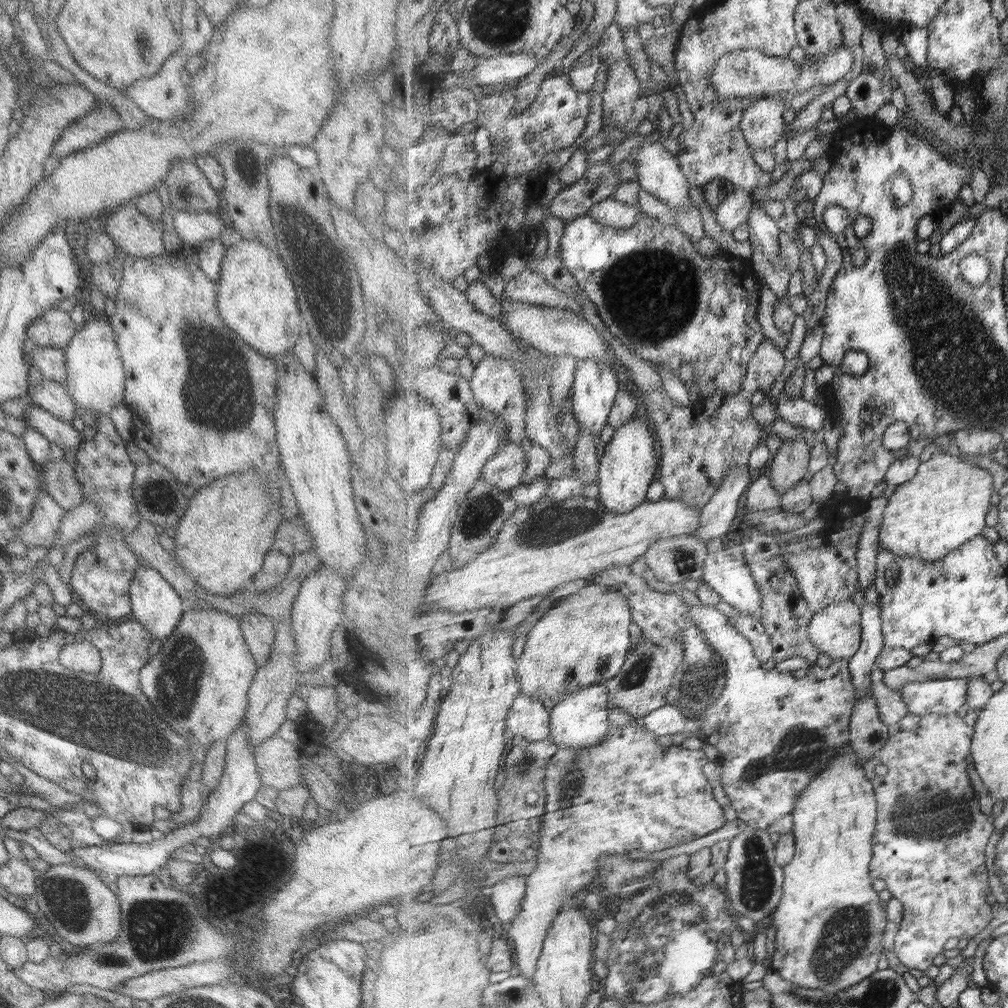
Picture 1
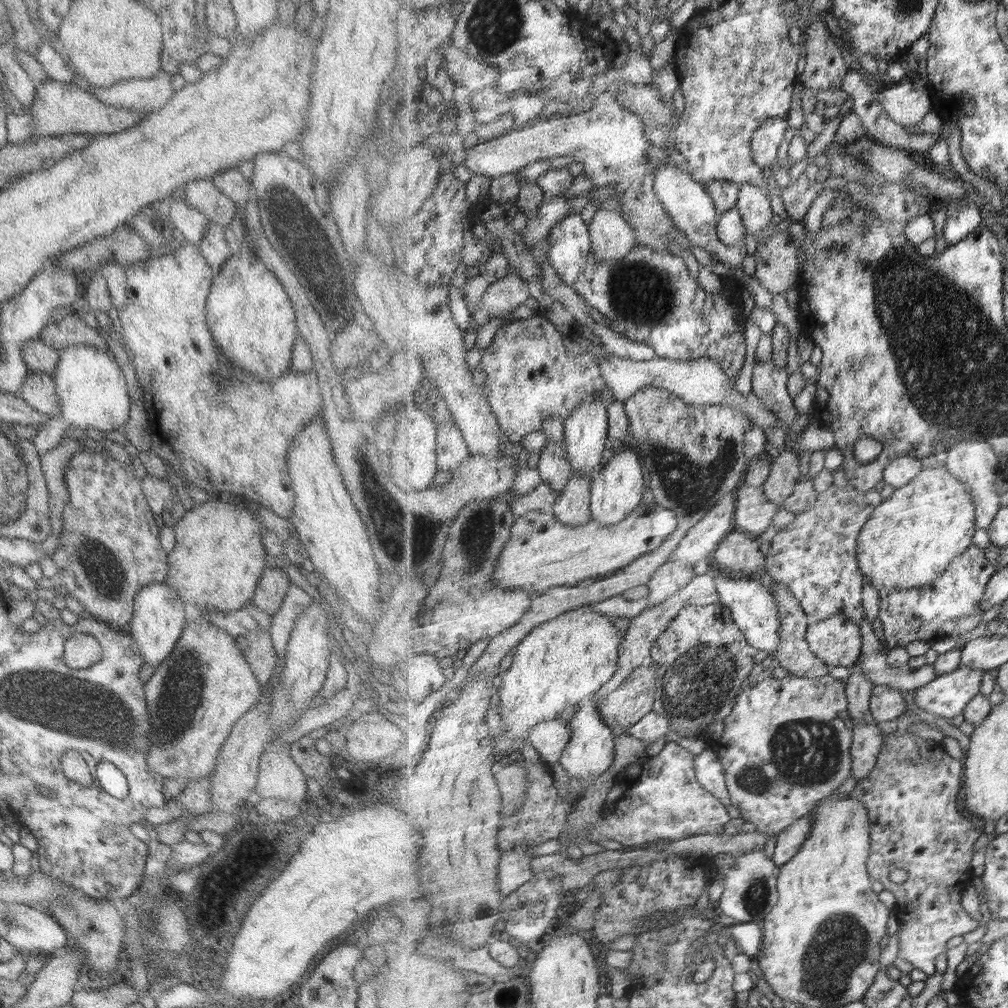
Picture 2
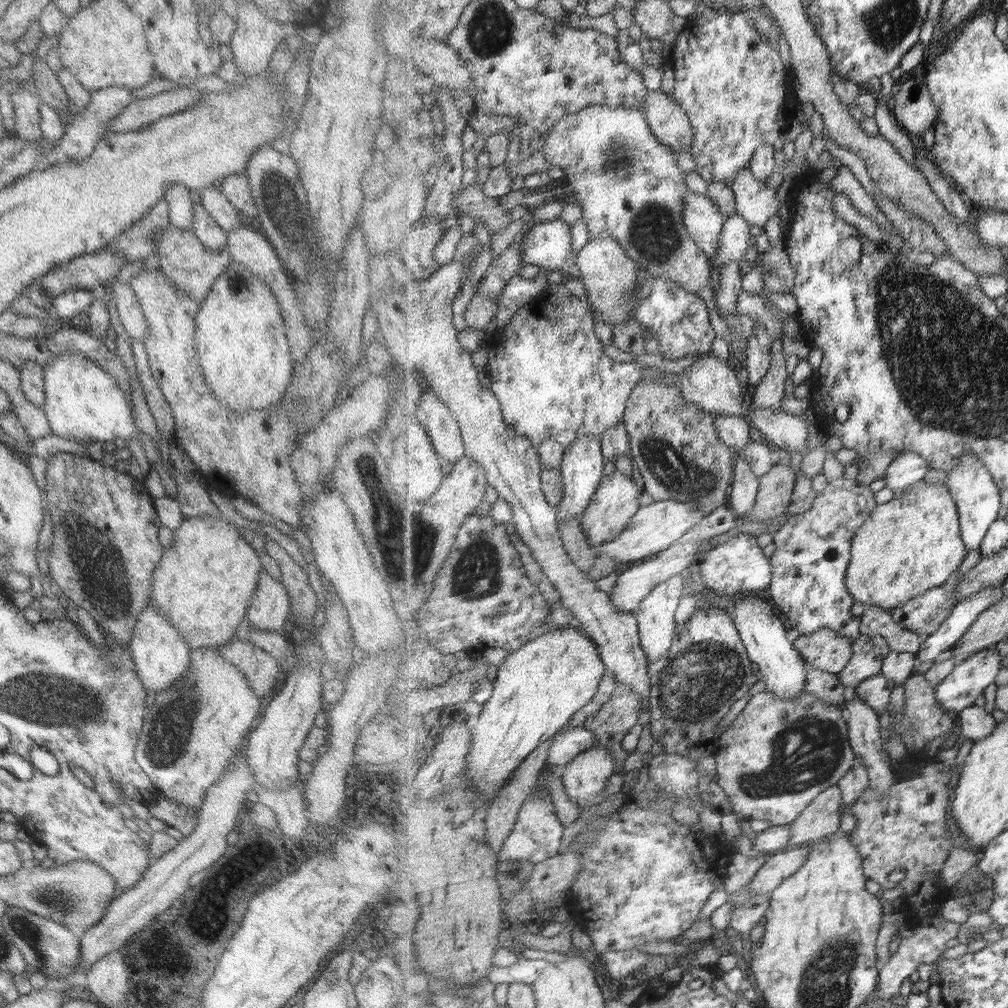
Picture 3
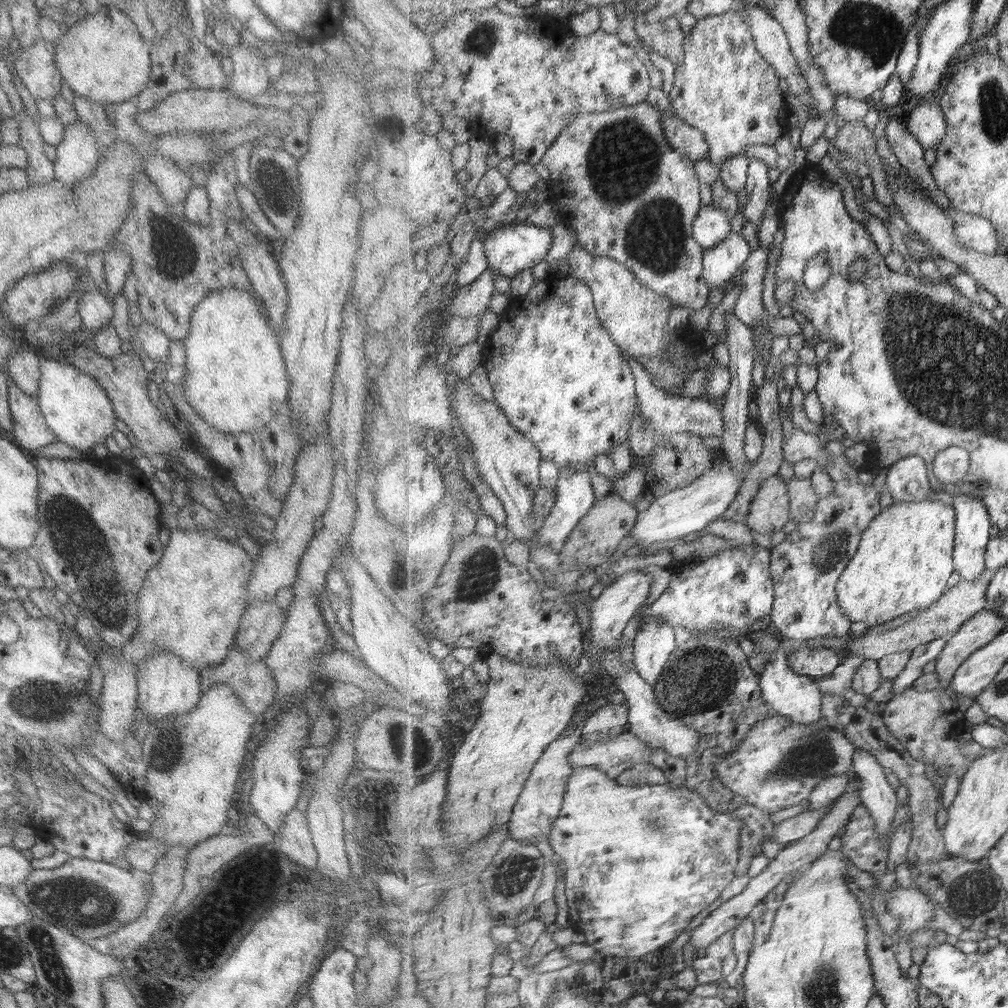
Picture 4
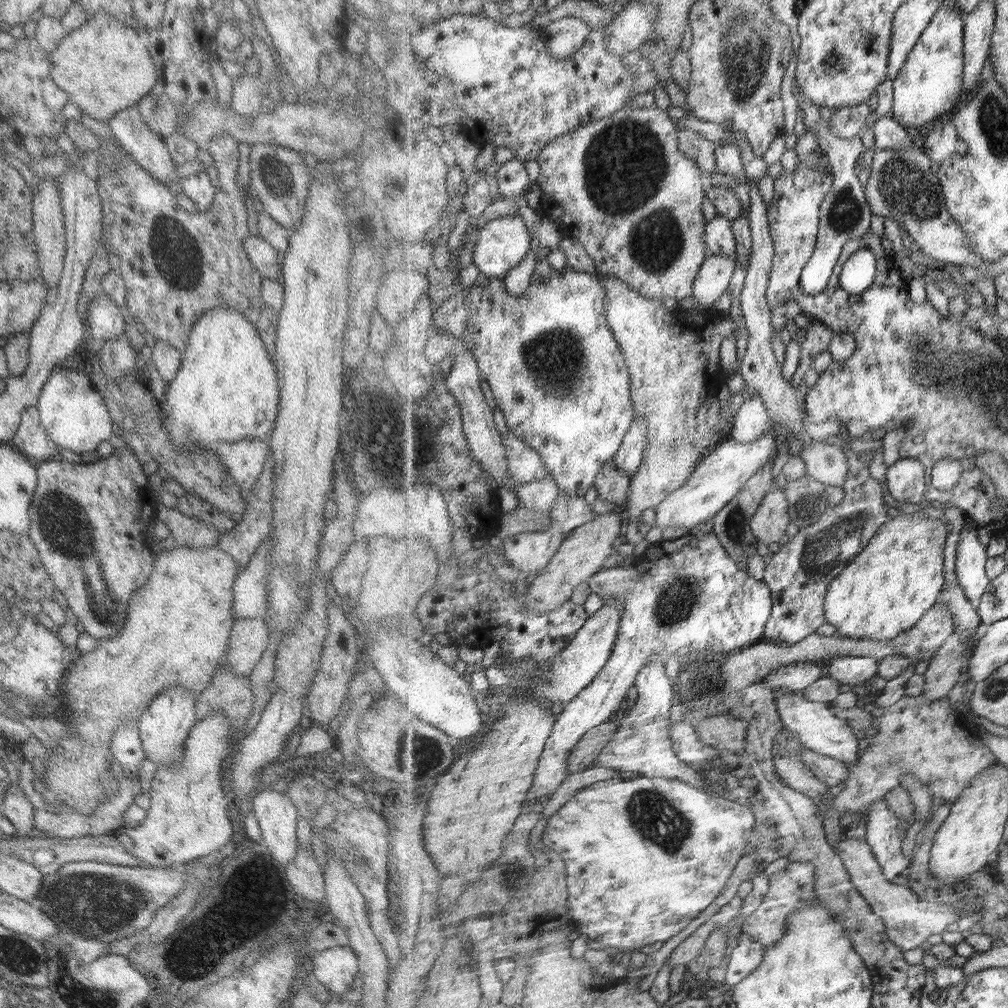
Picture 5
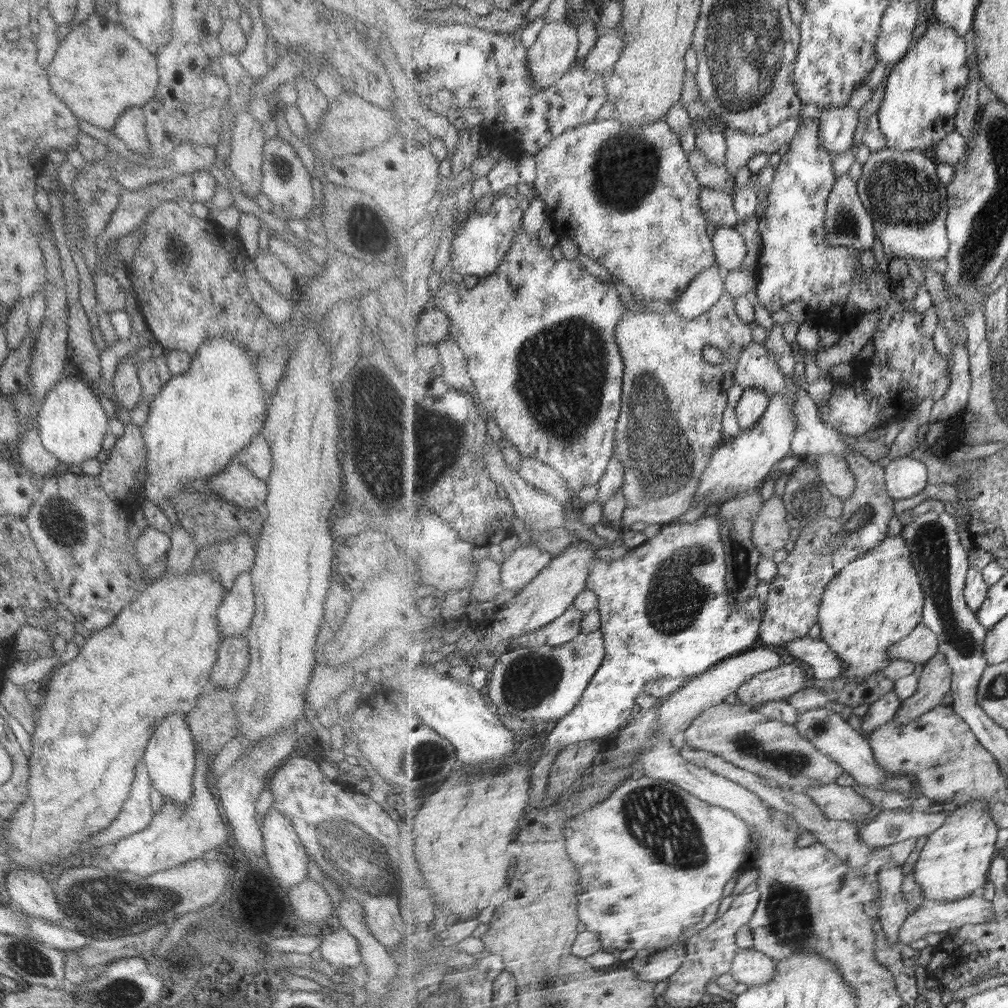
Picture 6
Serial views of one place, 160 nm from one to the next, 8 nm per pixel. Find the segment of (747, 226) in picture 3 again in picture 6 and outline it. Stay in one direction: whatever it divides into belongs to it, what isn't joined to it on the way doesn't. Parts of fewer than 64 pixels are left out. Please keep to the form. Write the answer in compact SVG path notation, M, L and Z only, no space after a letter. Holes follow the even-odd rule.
M716 262L703 275L695 278L686 291L672 303L672 310L683 318L693 320L711 310L725 292L726 272Z

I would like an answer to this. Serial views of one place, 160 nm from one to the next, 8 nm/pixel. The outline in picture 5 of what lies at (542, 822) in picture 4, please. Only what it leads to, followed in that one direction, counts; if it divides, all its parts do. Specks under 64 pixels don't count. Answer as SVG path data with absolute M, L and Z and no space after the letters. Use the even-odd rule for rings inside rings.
M711 531L704 536L686 534L676 540L660 541L649 545L649 548L639 556L639 562L632 567L609 567L601 569L587 582L605 604L611 601L625 603L625 614L620 620L620 629L609 662L600 675L568 705L557 712L553 732L548 738L540 765L536 770L534 785L528 792L525 807L534 809L537 805L545 805L551 794L559 788L559 784L567 778L567 758L571 756L571 748L596 726L609 722L623 706L629 690L636 686L636 678L640 672L660 658L662 662L671 660L676 654L681 663L694 662L699 658L726 656L737 650L750 647L755 642L765 638L764 630L771 619L774 603L773 593L764 579L755 580L749 573L738 566L737 561L729 556L721 545L719 538Z

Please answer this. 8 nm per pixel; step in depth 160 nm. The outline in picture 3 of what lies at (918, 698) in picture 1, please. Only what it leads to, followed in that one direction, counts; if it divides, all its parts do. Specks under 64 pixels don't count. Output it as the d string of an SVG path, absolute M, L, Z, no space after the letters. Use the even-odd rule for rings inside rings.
M989 648L974 654L958 664L954 671L936 687L940 703L948 710L959 714L973 706L985 688L995 683L1003 668L1003 655L997 648Z

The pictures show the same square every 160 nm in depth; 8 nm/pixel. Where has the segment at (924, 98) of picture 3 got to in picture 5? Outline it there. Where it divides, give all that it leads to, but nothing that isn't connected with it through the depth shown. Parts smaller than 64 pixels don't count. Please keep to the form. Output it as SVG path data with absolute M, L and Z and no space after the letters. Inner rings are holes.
M941 122L923 136L921 146L926 150L929 158L936 163L945 162L954 154L968 151L968 144L959 137L957 128L951 122Z

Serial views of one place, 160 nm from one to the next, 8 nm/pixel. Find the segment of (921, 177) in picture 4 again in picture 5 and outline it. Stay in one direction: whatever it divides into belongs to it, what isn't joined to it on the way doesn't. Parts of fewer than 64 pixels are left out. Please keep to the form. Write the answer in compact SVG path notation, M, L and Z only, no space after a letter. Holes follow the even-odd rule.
M891 115L879 118L874 125L876 149L897 150L911 145L920 144L912 132L901 127Z

